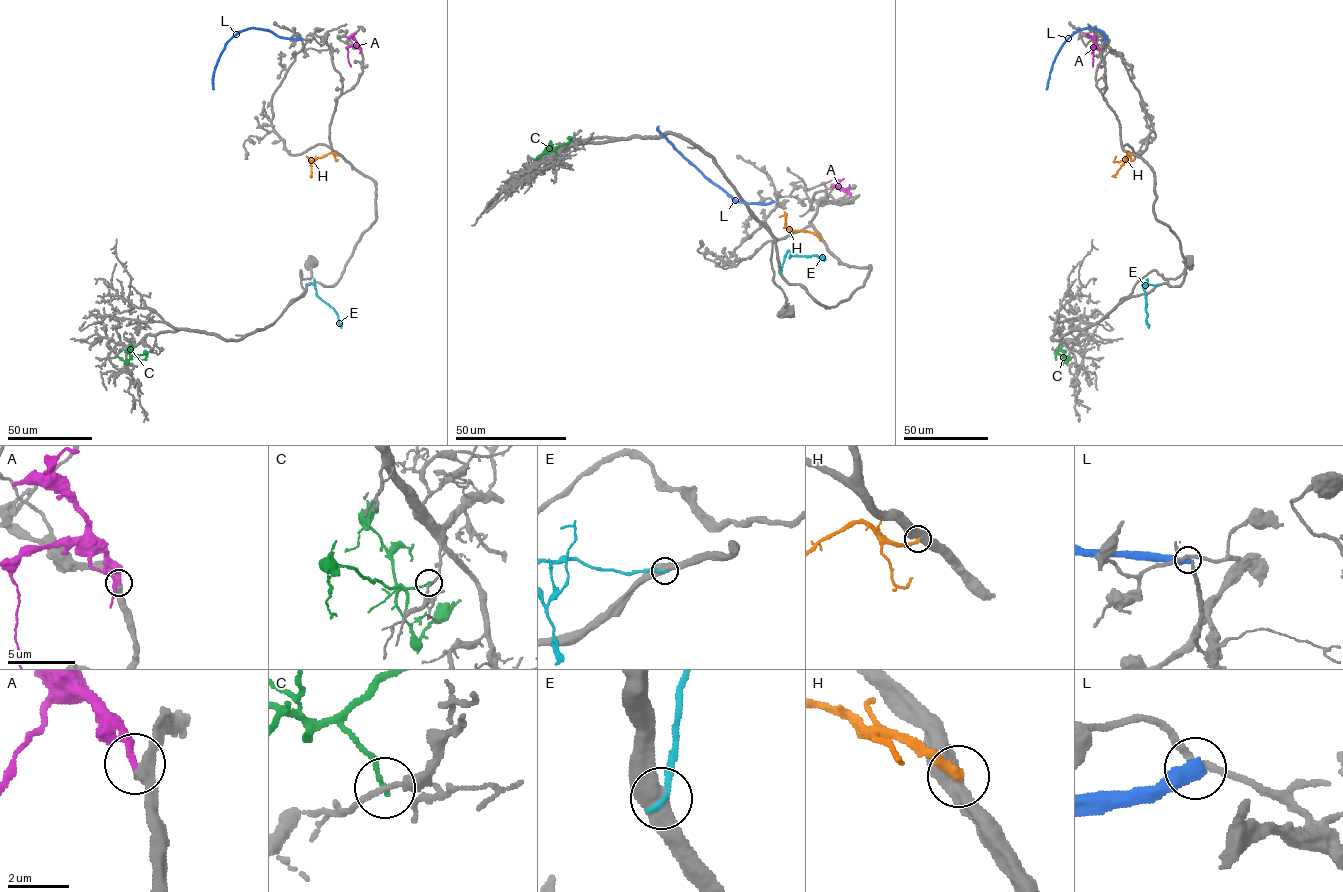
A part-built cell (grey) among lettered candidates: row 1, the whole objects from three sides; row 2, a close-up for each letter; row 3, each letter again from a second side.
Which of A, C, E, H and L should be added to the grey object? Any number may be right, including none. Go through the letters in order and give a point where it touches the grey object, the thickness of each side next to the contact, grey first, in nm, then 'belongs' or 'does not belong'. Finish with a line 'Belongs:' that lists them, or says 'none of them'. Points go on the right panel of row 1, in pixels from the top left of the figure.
A: contact (1099, 50); calibres 400 and 320 nm; belongs
C: contact (1068, 355); calibres 170 and 150 nm; does not belong
E: contact (1159, 285); calibres 600 and 240 nm; does not belong
H: contact (1132, 154); calibres 600 and 280 nm; does not belong
L: contact (1104, 39); calibres 240 and 550 nm; does not belong
Belongs: A

